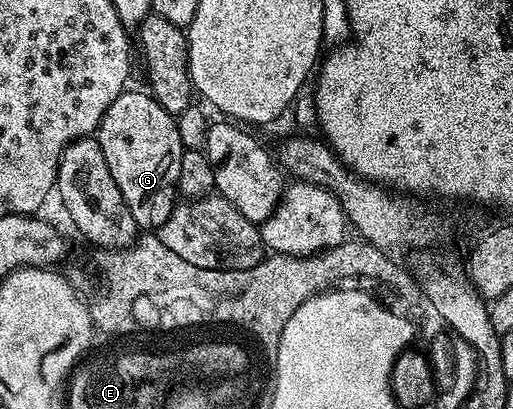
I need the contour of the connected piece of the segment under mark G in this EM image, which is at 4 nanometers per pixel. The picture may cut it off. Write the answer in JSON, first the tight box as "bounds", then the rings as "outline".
{"bounds":[94,89,186,233],"outline":[[[126,89],[113,101],[110,109],[106,109],[94,137],[100,142],[100,148],[106,157],[106,165],[110,165],[110,177],[114,177],[118,193],[122,193],[122,201],[126,201],[130,217],[134,217],[137,228],[152,233],[164,224],[166,217],[170,217],[173,207],[178,202],[178,173],[182,169],[186,144],[180,136],[179,129],[176,128],[177,116],[162,109],[162,105],[158,105],[156,98],[147,90],[132,90]]]}

